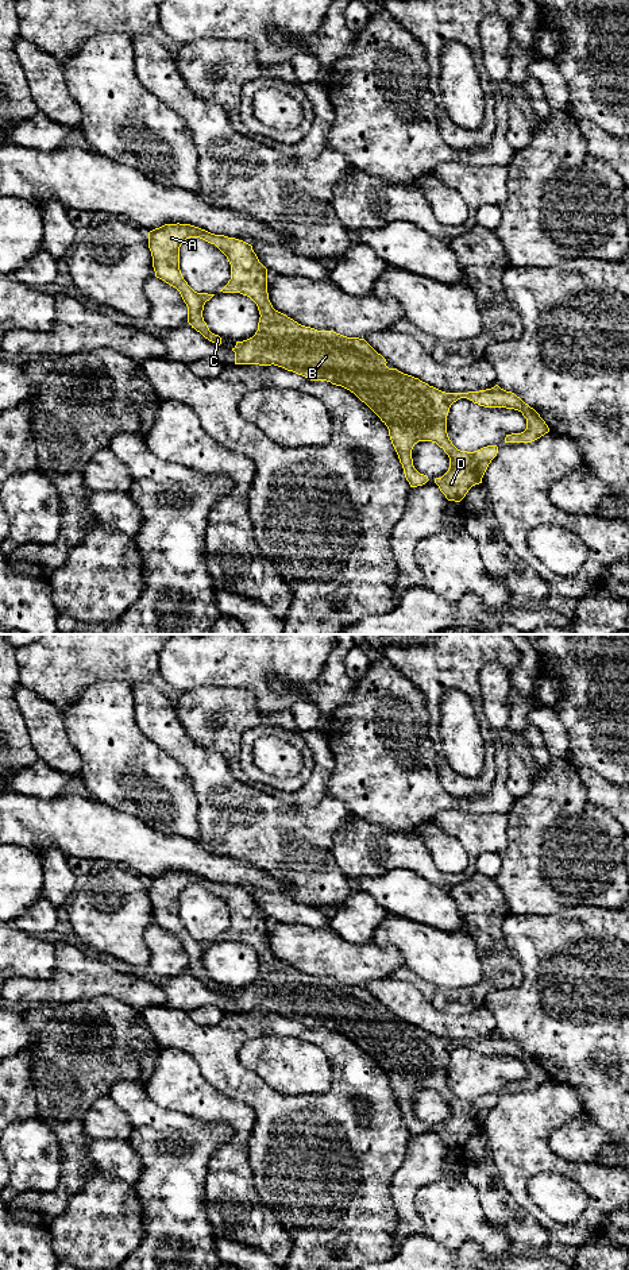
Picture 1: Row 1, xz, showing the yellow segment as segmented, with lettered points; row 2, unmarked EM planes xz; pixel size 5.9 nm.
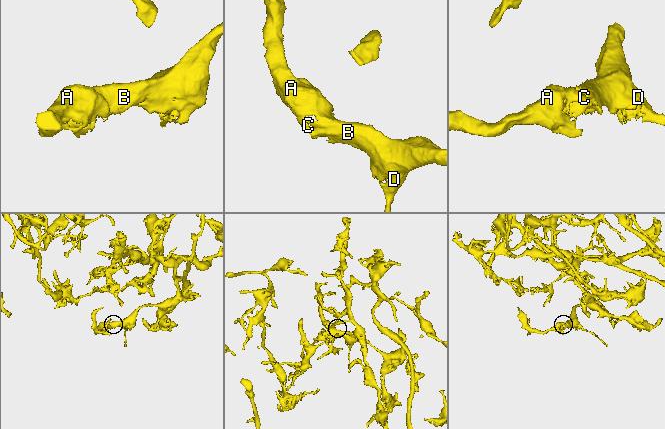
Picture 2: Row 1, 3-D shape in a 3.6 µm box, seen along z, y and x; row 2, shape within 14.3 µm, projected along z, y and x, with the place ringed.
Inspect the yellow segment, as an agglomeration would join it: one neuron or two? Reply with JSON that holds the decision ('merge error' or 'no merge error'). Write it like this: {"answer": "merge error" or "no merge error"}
{"answer": "no merge error"}

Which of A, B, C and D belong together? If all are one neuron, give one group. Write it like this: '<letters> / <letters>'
A B C D

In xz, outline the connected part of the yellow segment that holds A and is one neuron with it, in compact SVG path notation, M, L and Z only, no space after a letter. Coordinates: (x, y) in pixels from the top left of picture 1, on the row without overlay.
M165 872L148 880L148 896L153 904L155 924L175 935L188 954L188 970L205 987L221 992L221 985L209 978L202 965L204 953L215 942L197 941L184 927L180 918L180 895L189 885L200 885L215 892L231 912L231 927L220 938L223 941L240 941L250 945L258 954L259 970L255 983L247 988L236 989L232 996L235 1012L278 1014L293 1019L310 1028L327 1028L354 1041L364 1050L387 1074L391 1092L402 1112L404 1122L410 1135L425 1132L429 1127L420 1122L412 1107L412 1097L418 1089L436 1090L449 1105L449 1116L435 1131L448 1149L460 1150L468 1138L482 1131L482 1126L498 1101L497 1093L487 1093L474 1100L458 1097L447 1081L447 1064L454 1050L467 1046L485 1055L506 1055L522 1061L526 1066L526 1077L521 1081L506 1082L505 1090L532 1090L549 1080L540 1062L512 1039L495 1032L491 1037L468 1041L445 1041L428 1031L404 1022L397 1016L389 1016L386 1007L378 1001L364 987L347 985L333 978L317 978L305 974L275 958L267 941L267 916L259 910L252 893L224 883L215 883L190 872Z

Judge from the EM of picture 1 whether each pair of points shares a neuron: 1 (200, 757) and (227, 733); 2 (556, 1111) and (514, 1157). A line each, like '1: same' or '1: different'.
1: different
2: same

